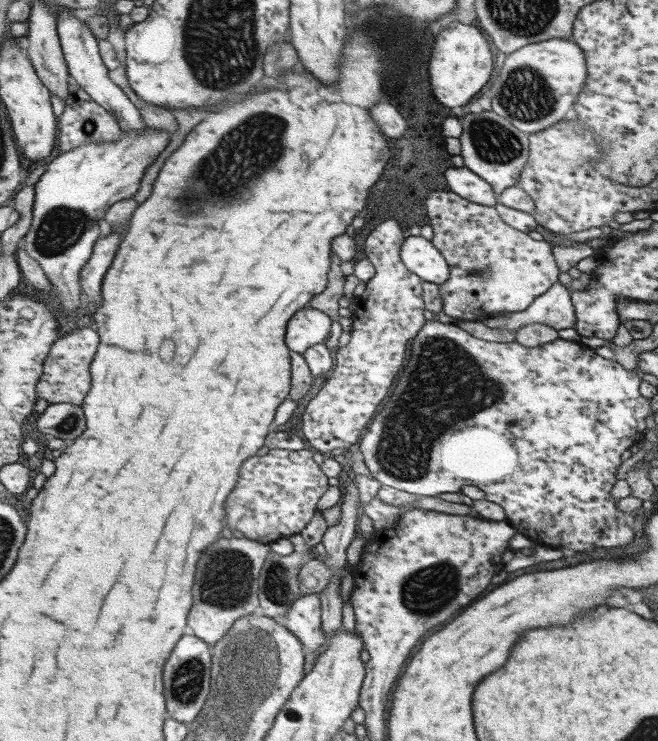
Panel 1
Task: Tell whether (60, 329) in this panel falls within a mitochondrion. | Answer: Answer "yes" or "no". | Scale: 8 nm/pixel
no

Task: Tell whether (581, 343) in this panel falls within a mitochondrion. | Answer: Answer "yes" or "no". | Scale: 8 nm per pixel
no

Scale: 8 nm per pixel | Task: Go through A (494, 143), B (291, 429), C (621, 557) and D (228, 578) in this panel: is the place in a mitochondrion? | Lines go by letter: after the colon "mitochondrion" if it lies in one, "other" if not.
A: mitochondrion
B: other
C: other
D: mitochondrion

